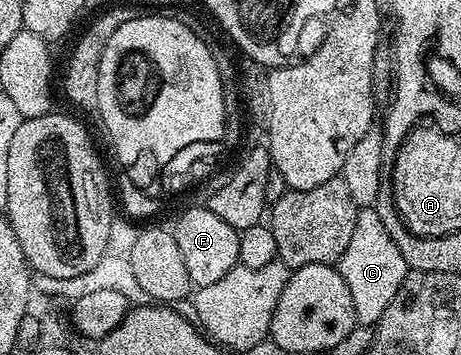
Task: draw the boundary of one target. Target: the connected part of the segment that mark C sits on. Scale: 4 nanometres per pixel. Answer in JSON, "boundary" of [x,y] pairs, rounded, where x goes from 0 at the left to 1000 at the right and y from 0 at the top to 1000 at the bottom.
{"boundary":[[[787,586],[779,594],[772,645],[735,732],[733,758],[764,828],[770,904],[779,915],[813,915],[863,825],[885,758],[874,715],[861,701],[842,648],[826,634],[811,586]]]}

